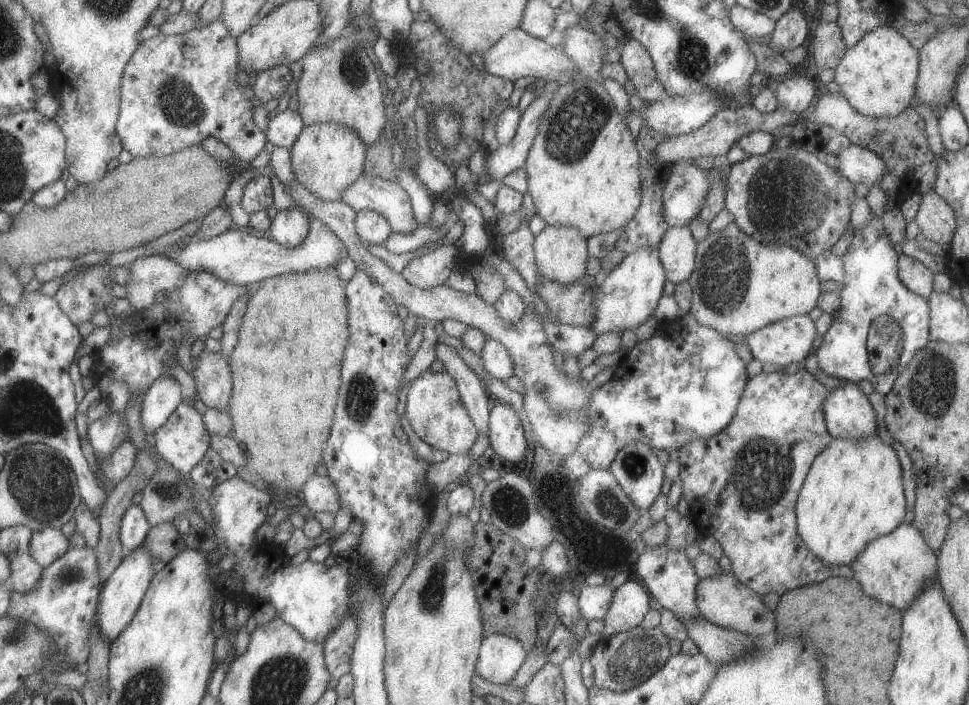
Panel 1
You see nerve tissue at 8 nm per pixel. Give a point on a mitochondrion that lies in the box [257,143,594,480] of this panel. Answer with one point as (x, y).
(363, 395)

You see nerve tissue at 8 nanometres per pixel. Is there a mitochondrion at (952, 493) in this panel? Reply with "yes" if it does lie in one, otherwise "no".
no

